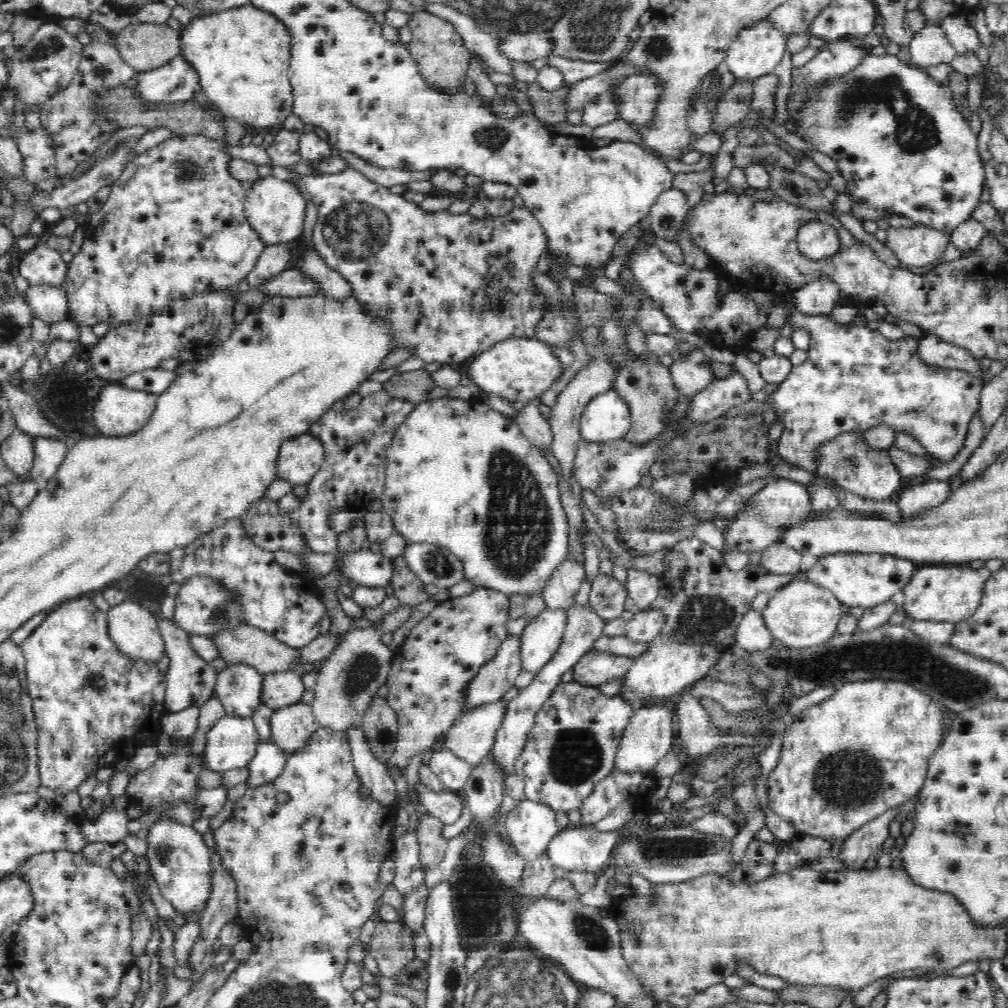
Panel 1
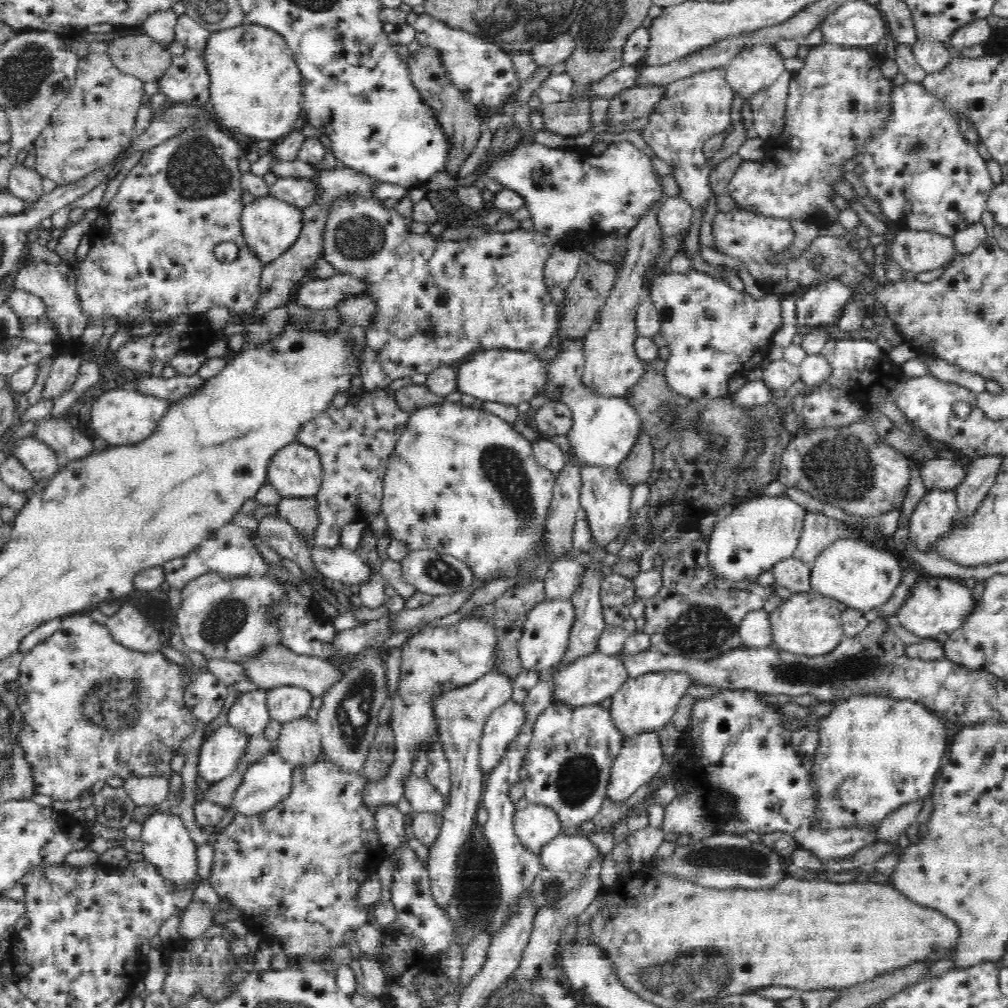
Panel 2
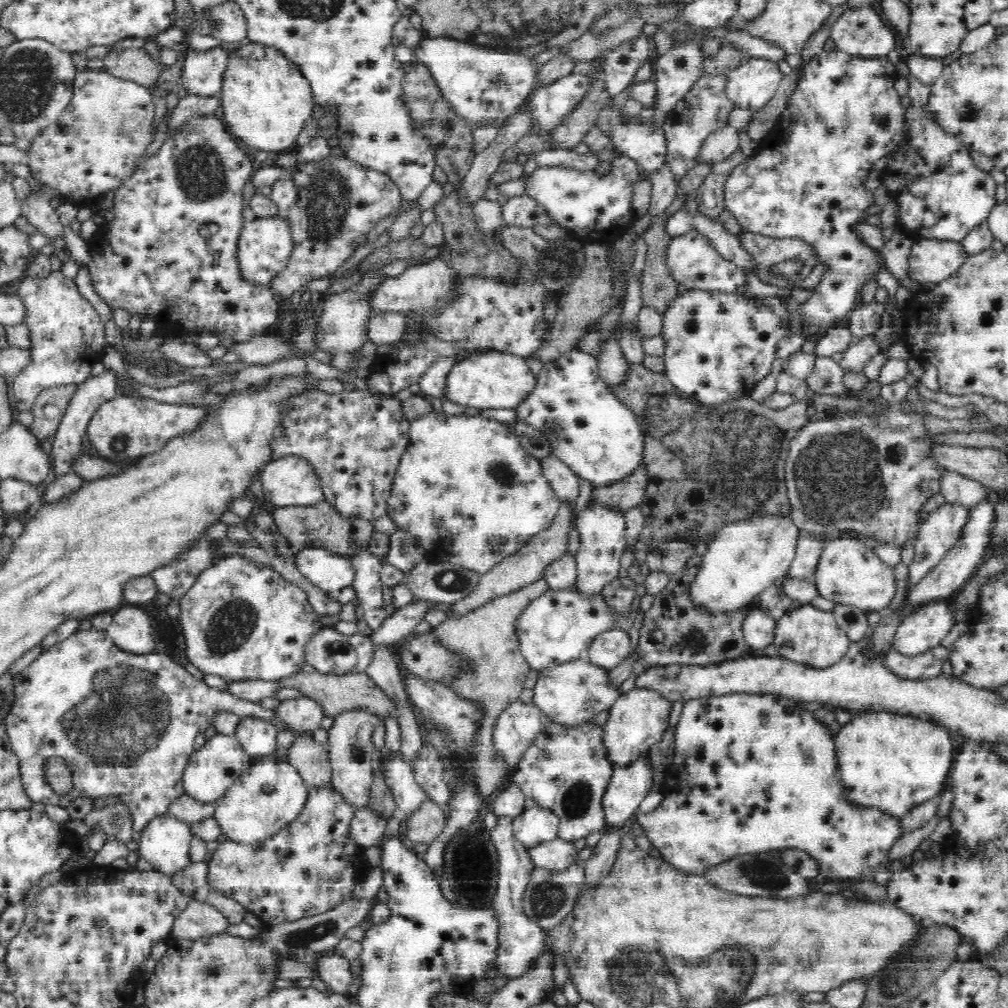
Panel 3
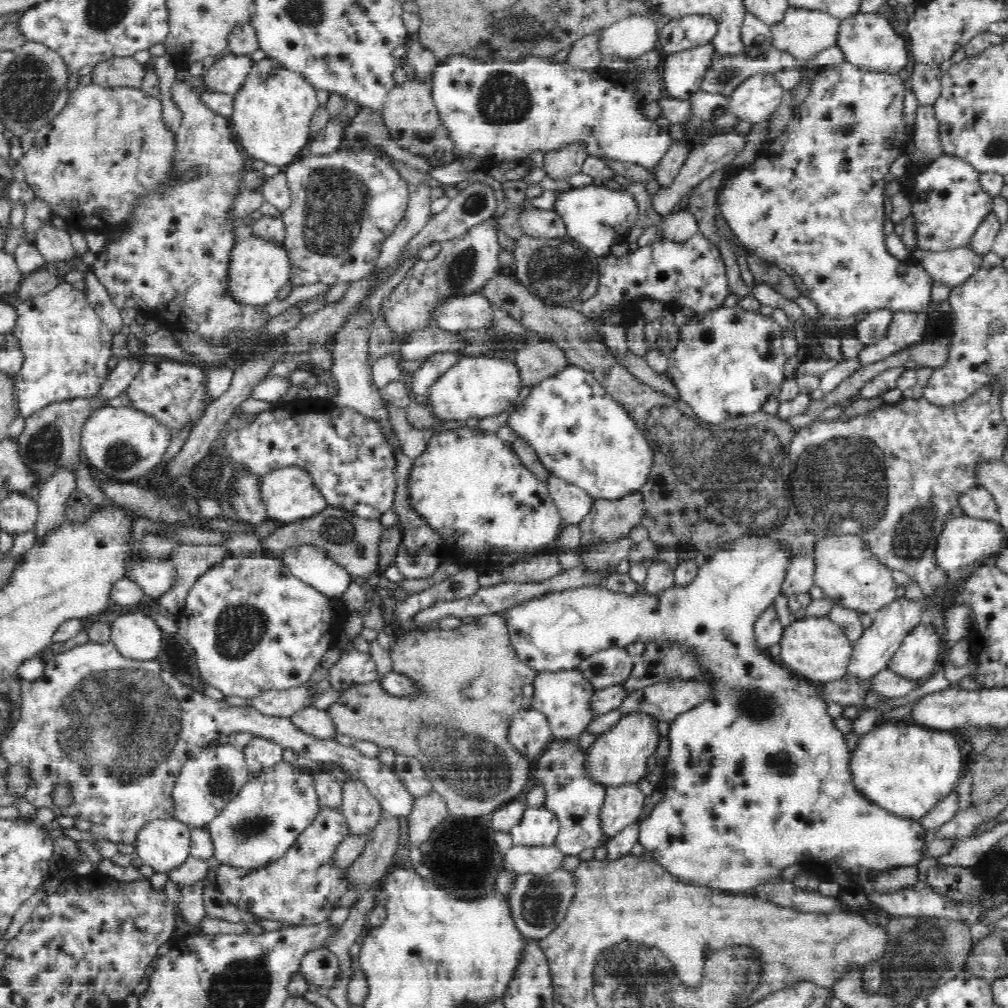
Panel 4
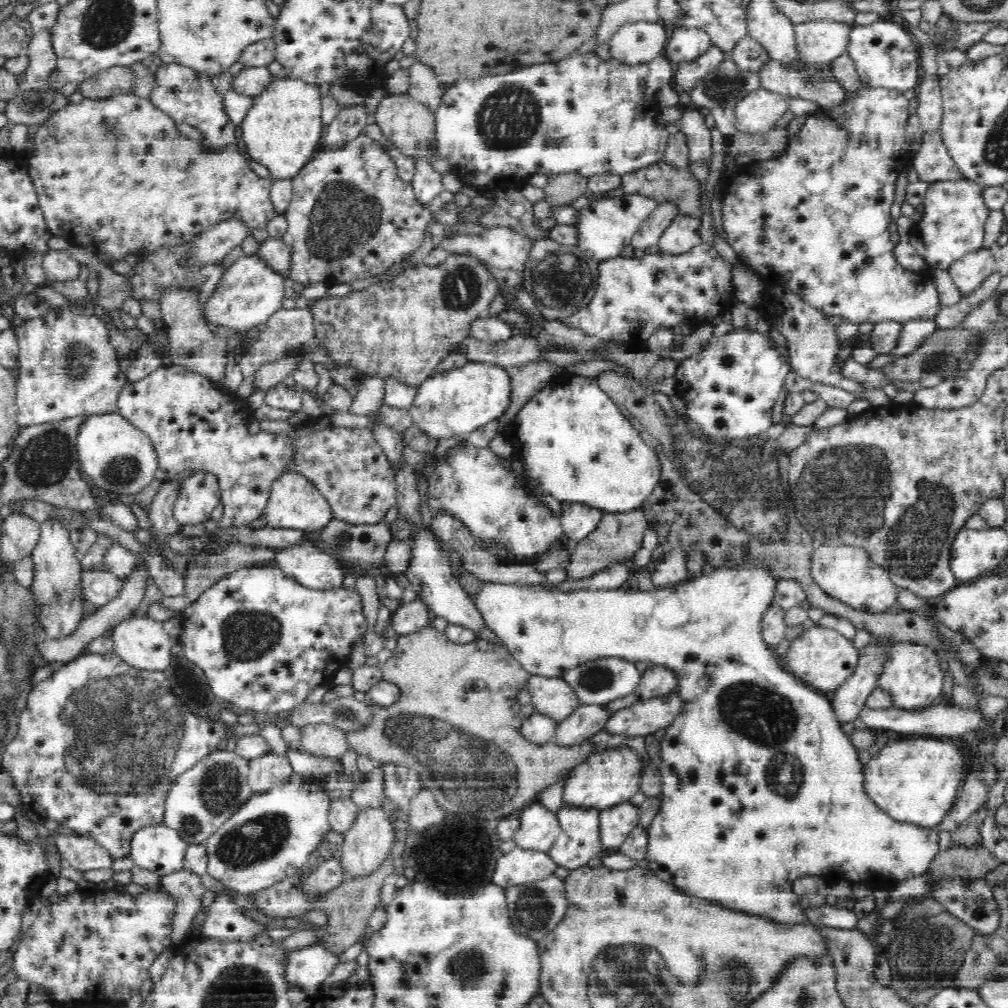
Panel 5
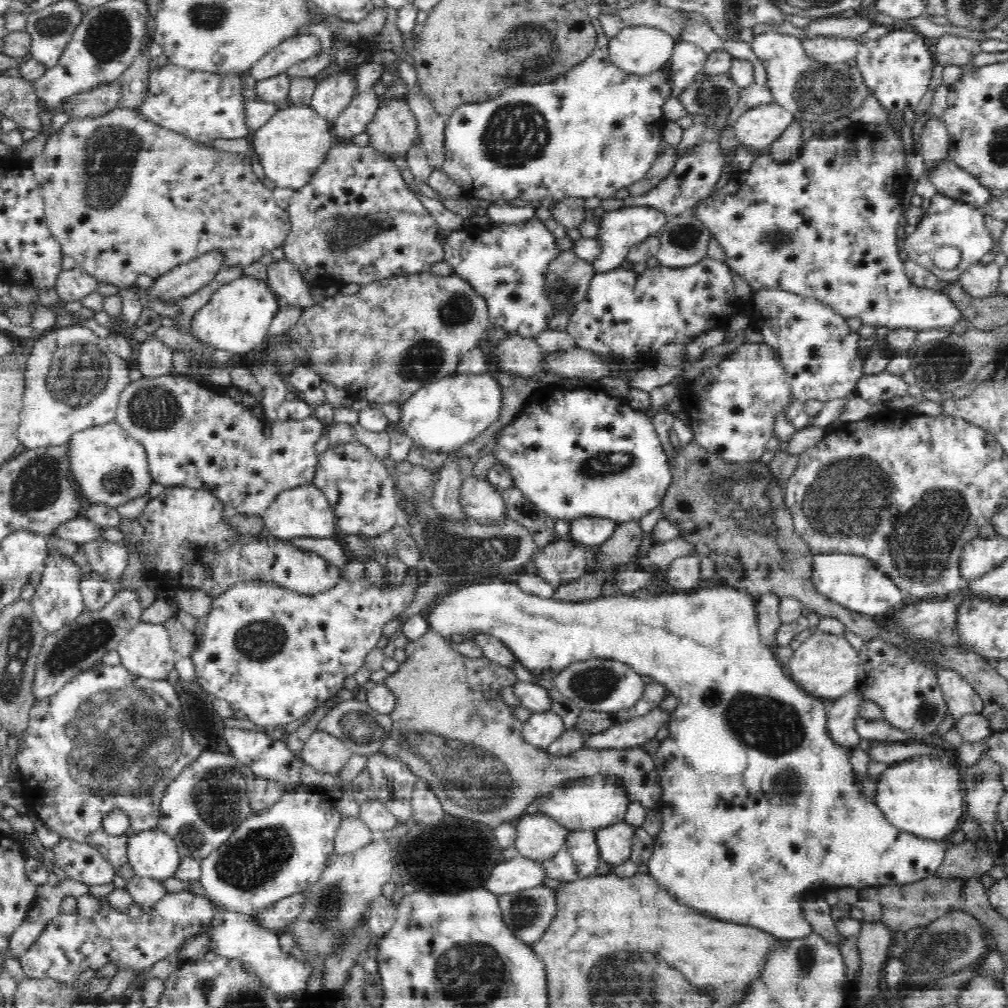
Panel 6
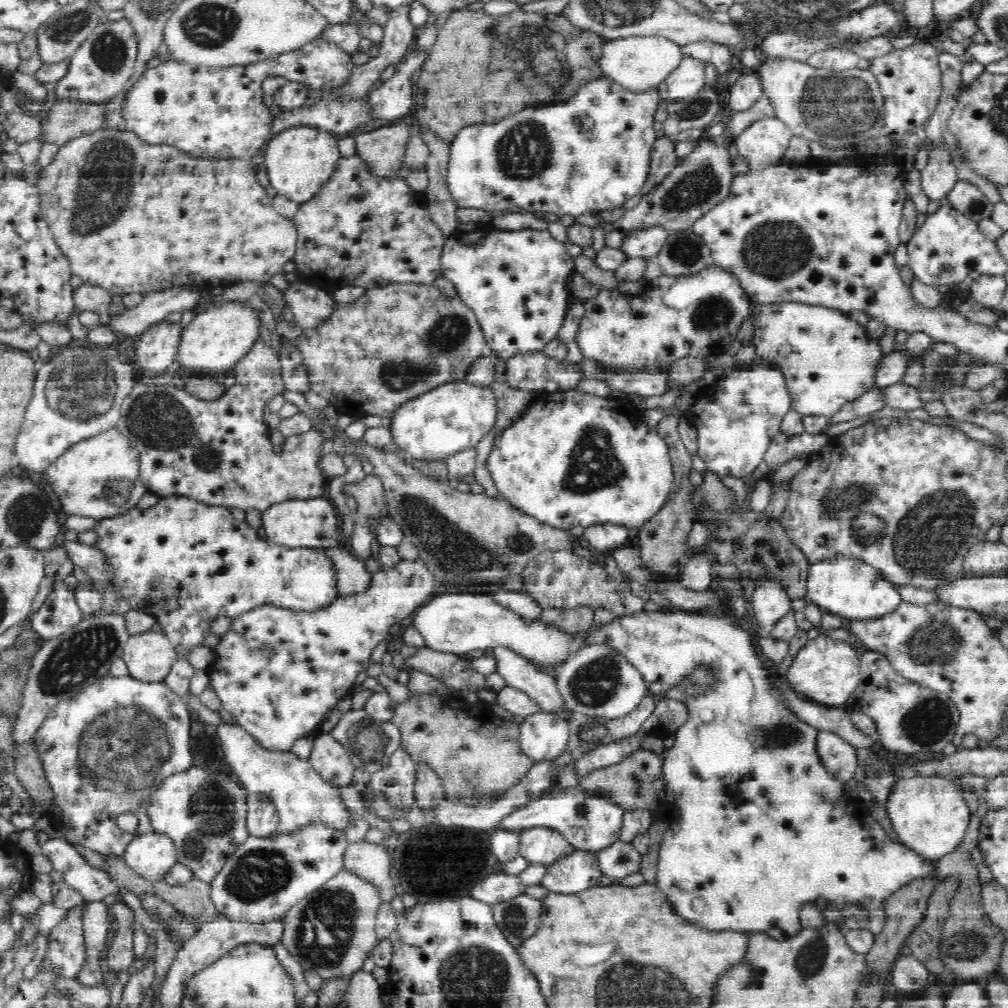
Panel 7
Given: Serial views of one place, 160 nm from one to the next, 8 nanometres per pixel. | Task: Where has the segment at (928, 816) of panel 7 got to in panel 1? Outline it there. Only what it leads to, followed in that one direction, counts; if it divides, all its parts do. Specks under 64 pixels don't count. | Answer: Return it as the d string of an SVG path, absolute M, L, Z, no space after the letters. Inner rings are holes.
M866 681L853 682L842 685L831 697L824 702L804 709L795 718L795 722L785 731L782 746L780 765L777 765L770 774L767 784L769 786L769 807L786 822L790 822L800 833L800 836L820 837L826 840L834 838L847 838L855 830L860 830L865 824L877 816L899 807L902 803L916 798L922 792L927 778L930 761L942 746L944 738L944 724L942 722L943 710L930 700L926 694L914 689L912 685L894 681Z

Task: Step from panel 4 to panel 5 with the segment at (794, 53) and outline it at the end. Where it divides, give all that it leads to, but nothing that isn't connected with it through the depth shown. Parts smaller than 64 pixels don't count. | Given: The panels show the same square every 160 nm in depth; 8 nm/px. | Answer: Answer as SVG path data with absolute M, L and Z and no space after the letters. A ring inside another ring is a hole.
M812 21L795 26L798 51L806 63L820 67L848 55L851 29L836 21Z

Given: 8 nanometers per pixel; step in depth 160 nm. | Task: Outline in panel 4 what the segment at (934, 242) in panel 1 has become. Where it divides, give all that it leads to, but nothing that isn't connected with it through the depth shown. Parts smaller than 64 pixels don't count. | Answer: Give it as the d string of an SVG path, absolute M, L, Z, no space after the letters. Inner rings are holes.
M970 247L944 251L942 254L927 254L916 249L913 263L926 270L936 283L958 288L970 282L978 269L982 269L984 257Z

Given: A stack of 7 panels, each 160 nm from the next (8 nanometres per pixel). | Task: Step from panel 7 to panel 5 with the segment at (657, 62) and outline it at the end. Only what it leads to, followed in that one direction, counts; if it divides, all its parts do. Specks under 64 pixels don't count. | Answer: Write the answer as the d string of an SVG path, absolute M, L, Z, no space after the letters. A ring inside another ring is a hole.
M640 21L622 26L608 43L612 59L628 66L640 66L664 56L668 41L662 25Z

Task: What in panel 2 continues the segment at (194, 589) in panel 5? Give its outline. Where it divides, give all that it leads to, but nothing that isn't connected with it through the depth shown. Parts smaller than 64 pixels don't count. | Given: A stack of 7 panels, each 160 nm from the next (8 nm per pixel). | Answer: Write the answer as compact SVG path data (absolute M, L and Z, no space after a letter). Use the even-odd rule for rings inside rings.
M317 497L283 498L276 505L276 515L286 519L296 530L299 538L312 545L320 528L320 513Z

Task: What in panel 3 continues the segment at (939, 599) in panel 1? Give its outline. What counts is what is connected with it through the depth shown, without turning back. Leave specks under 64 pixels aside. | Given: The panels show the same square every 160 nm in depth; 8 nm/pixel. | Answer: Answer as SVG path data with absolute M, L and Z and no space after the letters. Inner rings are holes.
M938 601L916 609L899 626L893 642L898 656L914 658L930 653L948 636L954 625L949 602Z

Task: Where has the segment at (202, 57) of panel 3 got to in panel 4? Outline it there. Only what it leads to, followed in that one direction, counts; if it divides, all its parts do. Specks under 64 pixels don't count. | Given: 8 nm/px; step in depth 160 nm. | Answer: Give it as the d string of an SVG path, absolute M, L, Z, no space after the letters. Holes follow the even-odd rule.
M225 55L198 71L205 90L237 95L245 88L253 72L255 61L251 56Z

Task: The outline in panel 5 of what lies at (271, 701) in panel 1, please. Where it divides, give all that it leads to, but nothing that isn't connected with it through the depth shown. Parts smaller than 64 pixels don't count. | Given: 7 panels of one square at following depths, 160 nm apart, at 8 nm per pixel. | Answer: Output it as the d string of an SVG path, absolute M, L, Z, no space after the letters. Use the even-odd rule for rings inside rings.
M320 724L301 728L301 748L309 756L325 760L341 761L350 749L348 738L338 728Z

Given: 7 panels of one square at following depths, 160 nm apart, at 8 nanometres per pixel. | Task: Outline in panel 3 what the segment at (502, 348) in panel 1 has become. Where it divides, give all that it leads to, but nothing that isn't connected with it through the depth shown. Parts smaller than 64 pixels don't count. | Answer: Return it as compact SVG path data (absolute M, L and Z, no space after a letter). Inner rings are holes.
M500 351L478 353L457 362L446 379L444 399L464 408L478 410L515 409L533 392L536 385L536 376L530 371L525 357Z

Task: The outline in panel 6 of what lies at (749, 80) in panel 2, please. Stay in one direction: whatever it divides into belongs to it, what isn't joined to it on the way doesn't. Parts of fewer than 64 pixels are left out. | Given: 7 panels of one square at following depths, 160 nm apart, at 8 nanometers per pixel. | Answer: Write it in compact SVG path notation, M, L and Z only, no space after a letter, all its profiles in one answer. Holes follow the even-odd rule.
M774 104L760 105L752 110L745 112L732 127L735 130L736 137L741 146L748 146L753 150L751 154L755 157L760 154L769 152L769 148L773 142L778 140L778 137L794 122L794 118L790 113L784 111Z

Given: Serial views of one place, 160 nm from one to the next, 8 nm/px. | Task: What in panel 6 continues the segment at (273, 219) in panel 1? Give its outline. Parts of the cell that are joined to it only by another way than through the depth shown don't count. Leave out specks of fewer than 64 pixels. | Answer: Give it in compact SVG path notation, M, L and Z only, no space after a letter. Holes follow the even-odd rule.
M240 277L230 284L215 286L211 300L192 316L188 333L213 352L246 354L268 341L269 326L278 312L275 296L266 284Z

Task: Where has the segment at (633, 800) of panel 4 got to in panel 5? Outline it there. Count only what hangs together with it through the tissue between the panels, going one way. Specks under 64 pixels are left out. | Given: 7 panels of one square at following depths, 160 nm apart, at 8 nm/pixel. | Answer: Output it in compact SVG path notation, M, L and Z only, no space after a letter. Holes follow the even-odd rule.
M631 804L599 814L601 847L604 854L620 852L630 833L639 825L639 818L638 808Z

